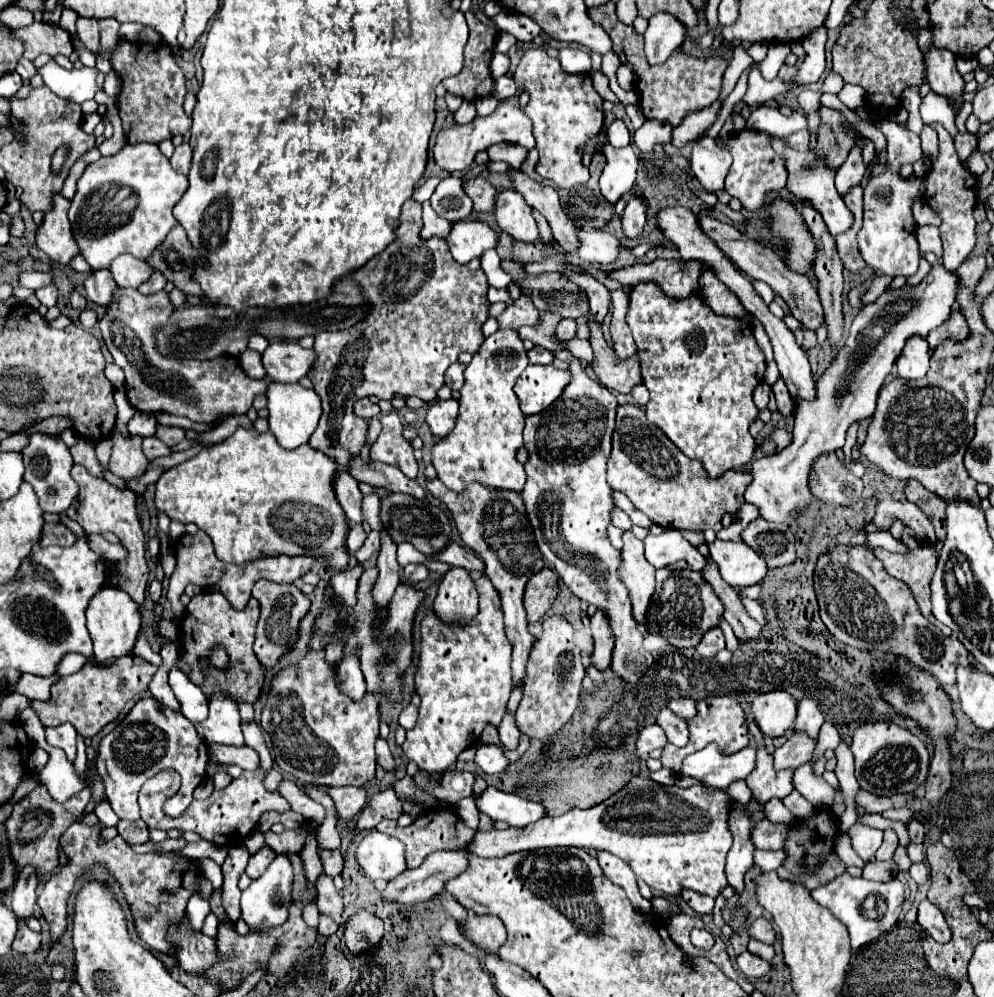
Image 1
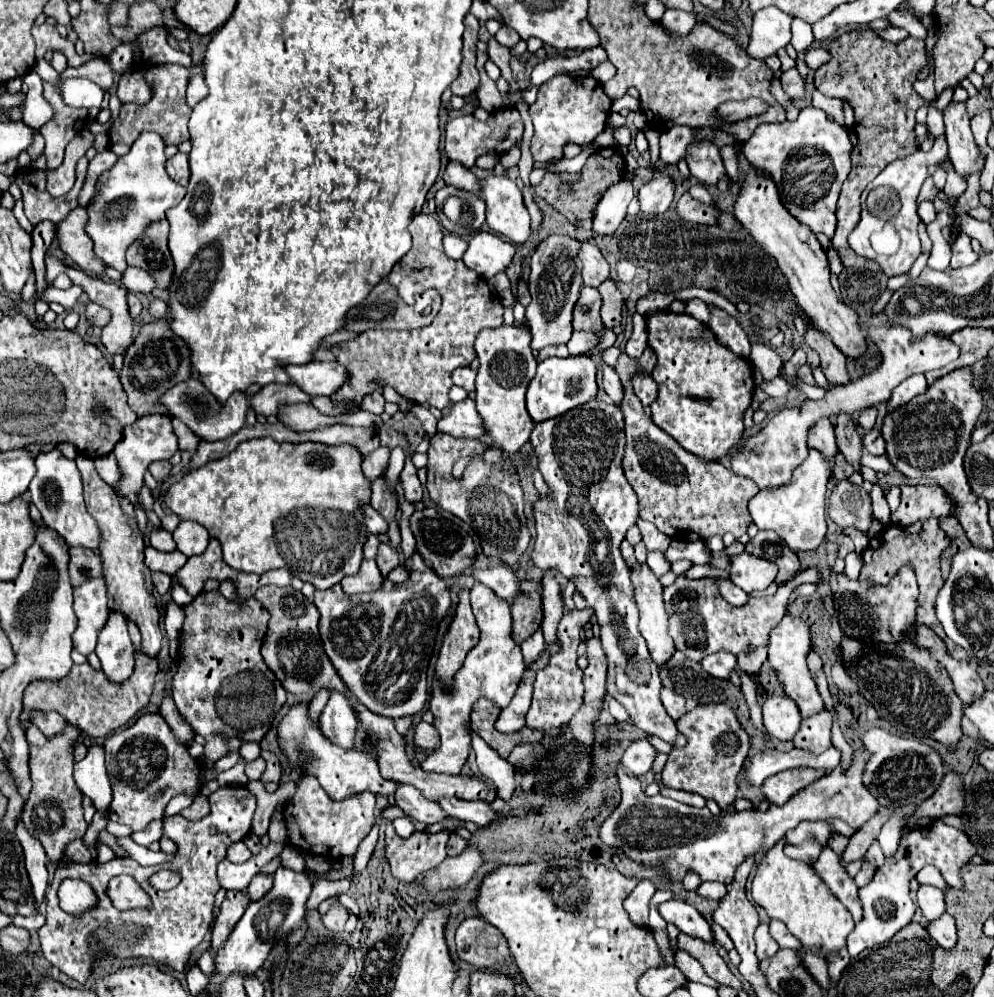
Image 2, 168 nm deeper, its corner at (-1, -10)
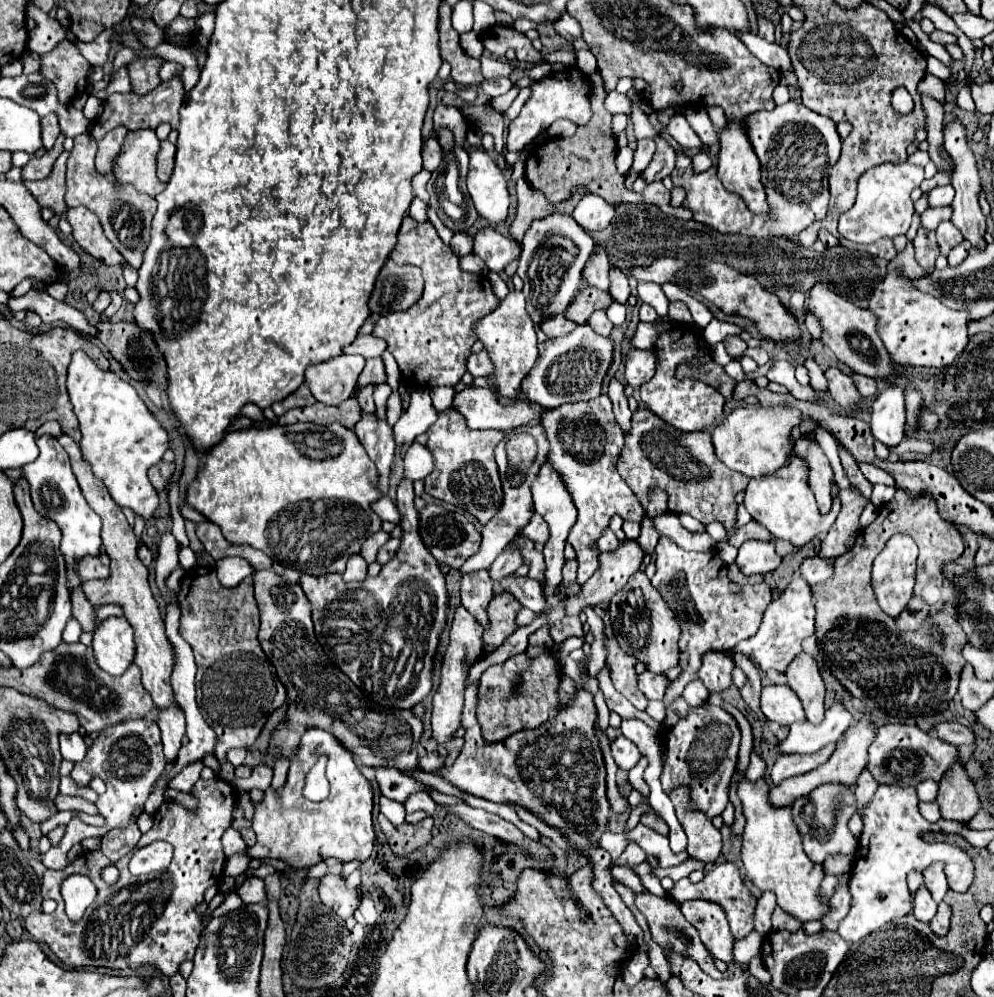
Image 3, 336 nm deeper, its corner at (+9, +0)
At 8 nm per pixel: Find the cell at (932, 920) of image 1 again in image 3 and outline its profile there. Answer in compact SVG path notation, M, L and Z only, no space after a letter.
M940 902L938 904L938 914L930 920L930 930L936 934L936 936L946 936L948 934L948 928L950 928L950 906L946 902Z

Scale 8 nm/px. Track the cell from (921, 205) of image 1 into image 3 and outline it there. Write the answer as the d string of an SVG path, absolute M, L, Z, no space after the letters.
M942 222L938 228L936 228L936 238L938 238L938 246L940 246L940 252L944 256L948 256L948 252L962 242L962 234L956 230L956 226L952 222Z

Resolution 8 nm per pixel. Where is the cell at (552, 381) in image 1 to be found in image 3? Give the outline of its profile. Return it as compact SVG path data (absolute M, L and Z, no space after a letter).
M576 326L574 332L538 344L540 356L522 380L522 394L542 408L558 408L568 402L582 402L600 396L602 380L612 362L612 340L598 336L592 328Z

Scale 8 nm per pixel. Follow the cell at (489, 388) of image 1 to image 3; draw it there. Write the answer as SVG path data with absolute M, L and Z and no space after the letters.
M514 290L500 302L500 306L494 312L490 312L488 316L480 318L474 324L474 334L484 344L484 350L488 352L490 362L494 366L494 372L488 374L488 378L490 378L490 390L494 392L494 396L498 400L516 400L518 398L520 382L530 372L530 368L534 366L534 362L538 358L536 328L532 324L530 316L526 316L524 306L526 306L524 294Z

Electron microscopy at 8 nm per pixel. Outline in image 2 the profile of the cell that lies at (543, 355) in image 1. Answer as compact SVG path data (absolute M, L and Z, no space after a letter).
M548 346L548 348L544 348L544 350L540 350L540 354L538 354L538 362L542 362L544 358L550 358L550 356L570 356L570 352L568 352L568 348L566 346Z

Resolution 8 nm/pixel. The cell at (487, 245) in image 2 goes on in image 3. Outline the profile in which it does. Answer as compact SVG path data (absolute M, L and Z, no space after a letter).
M480 228L474 236L472 254L482 258L492 272L500 272L510 260L518 258L520 246L512 238L504 238L494 228Z

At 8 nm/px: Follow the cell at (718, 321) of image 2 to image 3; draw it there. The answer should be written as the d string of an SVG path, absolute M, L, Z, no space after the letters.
M726 336L724 340L724 346L726 346L726 352L734 358L734 356L740 356L744 350L746 350L746 342L740 338L740 336Z

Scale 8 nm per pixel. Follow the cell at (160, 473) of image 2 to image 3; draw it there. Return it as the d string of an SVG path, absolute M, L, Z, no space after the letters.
M160 460L158 464L154 464L154 466L150 468L148 478L150 478L150 482L152 482L152 486L154 486L156 490L164 490L164 488L168 486L172 474L174 474L174 464Z

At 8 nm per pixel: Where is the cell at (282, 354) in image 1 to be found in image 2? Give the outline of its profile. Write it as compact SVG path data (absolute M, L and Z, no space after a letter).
M310 362L304 366L286 366L286 372L300 390L310 396L332 396L350 374L338 362Z

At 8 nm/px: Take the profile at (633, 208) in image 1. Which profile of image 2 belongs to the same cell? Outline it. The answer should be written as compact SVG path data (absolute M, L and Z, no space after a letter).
M654 170L654 176L650 178L650 182L646 182L640 192L638 192L638 200L640 200L640 210L644 214L662 214L668 210L668 206L674 200L674 178L666 172Z

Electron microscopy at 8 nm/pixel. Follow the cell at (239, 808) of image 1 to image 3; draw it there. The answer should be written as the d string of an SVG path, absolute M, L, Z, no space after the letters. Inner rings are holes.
M212 778L198 780L192 788L192 794L198 798L196 812L188 812L176 802L164 802L158 808L152 830L146 832L135 848L116 862L120 880L114 886L108 886L100 880L100 866L112 864L100 850L80 854L64 870L46 870L42 878L42 898L56 900L58 908L48 918L44 918L42 912L24 918L24 928L28 934L36 942L48 944L68 968L138 968L142 964L152 964L158 966L162 974L172 976L184 960L192 960L202 932L202 914L196 908L204 902L204 892L218 884L224 876L226 856L220 846L220 836L232 824L236 788L222 778ZM154 840L164 840L174 846L172 864L164 870L164 876L132 876L126 870L128 860L142 846L148 846ZM68 874L86 874L98 888L90 916L84 916L80 922L70 922L66 916L62 916L60 880Z

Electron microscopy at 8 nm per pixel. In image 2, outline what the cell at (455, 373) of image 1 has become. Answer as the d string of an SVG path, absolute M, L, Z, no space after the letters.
M456 368L452 372L452 380L454 380L454 384L462 386L464 390L468 390L470 396L474 396L474 390L476 390L476 384L474 384L476 370L472 370L472 368Z

